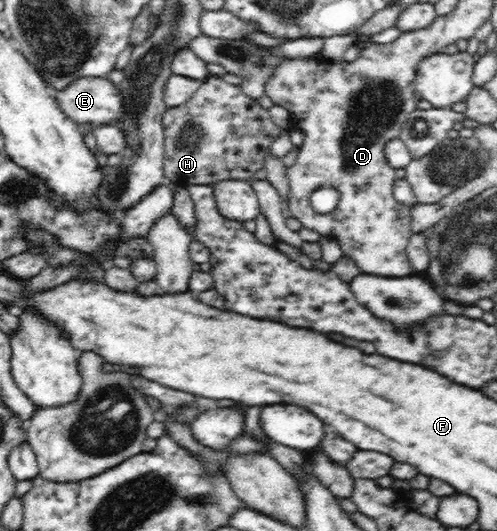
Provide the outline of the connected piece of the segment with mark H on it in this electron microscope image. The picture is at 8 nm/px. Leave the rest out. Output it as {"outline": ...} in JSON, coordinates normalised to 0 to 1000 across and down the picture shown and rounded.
{"outline":[[[425,141],[388,175],[380,190],[334,205],[326,220],[326,235],[332,264],[330,328],[342,343],[372,352],[421,348],[459,337],[503,341],[513,322],[529,315],[545,271],[575,249],[553,235],[541,220],[541,207],[527,203],[515,186],[501,183],[491,166],[461,158],[441,143]]]}

